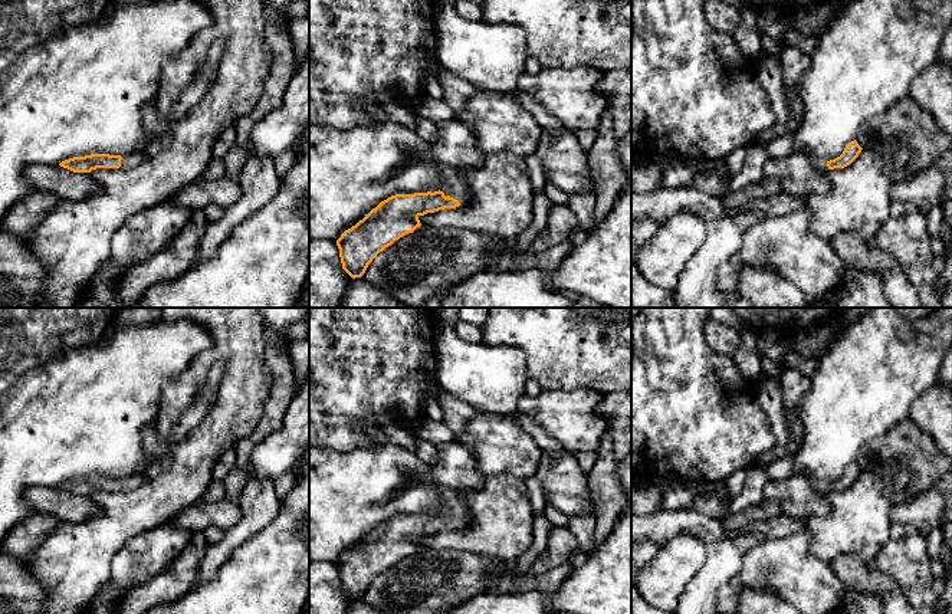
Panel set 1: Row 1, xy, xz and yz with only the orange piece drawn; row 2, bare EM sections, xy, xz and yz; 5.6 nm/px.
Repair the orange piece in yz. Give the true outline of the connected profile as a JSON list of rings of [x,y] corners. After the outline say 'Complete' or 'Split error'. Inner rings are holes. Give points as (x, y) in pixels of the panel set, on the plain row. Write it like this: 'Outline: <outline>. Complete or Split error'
Outline: [[[856,462],[848,464],[840,479],[827,483],[828,492],[844,490],[850,487],[859,479],[861,472],[863,470],[857,466]]]. Complete

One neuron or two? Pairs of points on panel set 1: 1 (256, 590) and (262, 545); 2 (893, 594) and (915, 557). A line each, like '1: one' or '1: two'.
1: one
2: two

